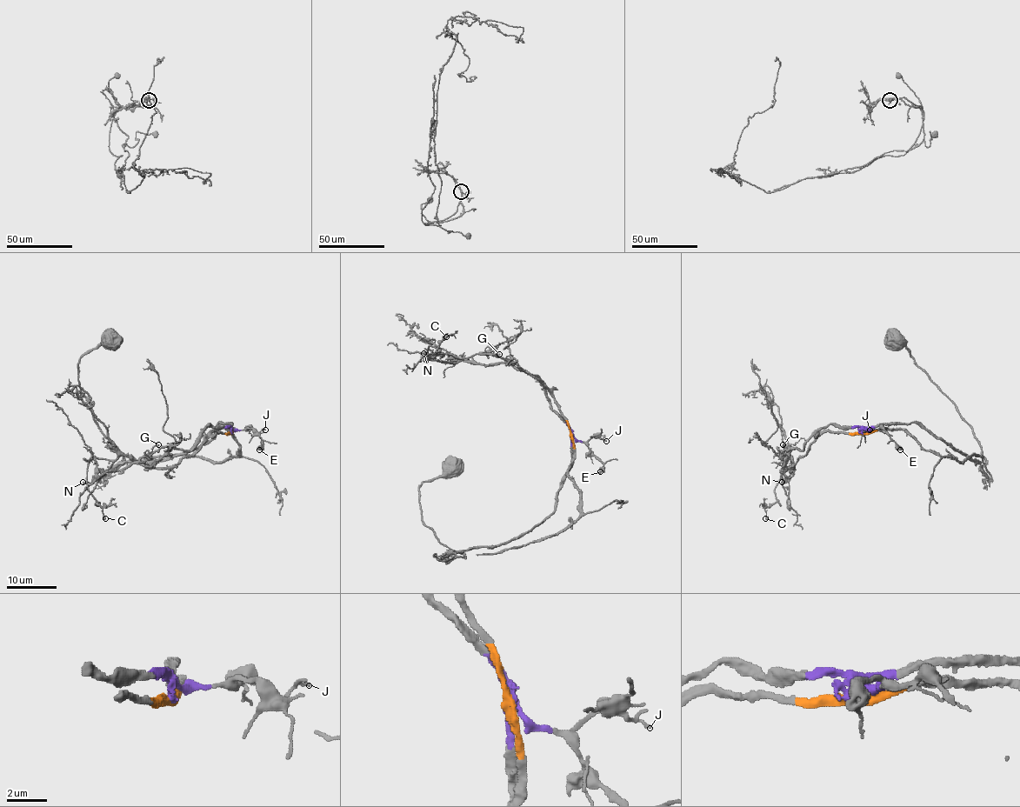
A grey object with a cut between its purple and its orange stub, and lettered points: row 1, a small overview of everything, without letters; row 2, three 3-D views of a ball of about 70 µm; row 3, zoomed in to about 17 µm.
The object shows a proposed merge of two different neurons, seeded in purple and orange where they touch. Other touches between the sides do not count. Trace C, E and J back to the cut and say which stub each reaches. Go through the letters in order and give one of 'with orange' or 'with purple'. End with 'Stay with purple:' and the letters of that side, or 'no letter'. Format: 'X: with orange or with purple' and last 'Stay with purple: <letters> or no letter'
C: with orange
E: with purple
J: with purple
Stay with purple: E, J

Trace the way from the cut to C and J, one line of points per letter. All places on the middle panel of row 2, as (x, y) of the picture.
C: (571, 434), (568, 419), (554, 394), (516, 364), (433, 360), (428, 355), (428, 348), (436, 348), (446, 336)
J: (571, 434), (577, 441), (586, 442), (599, 436), (606, 441)

